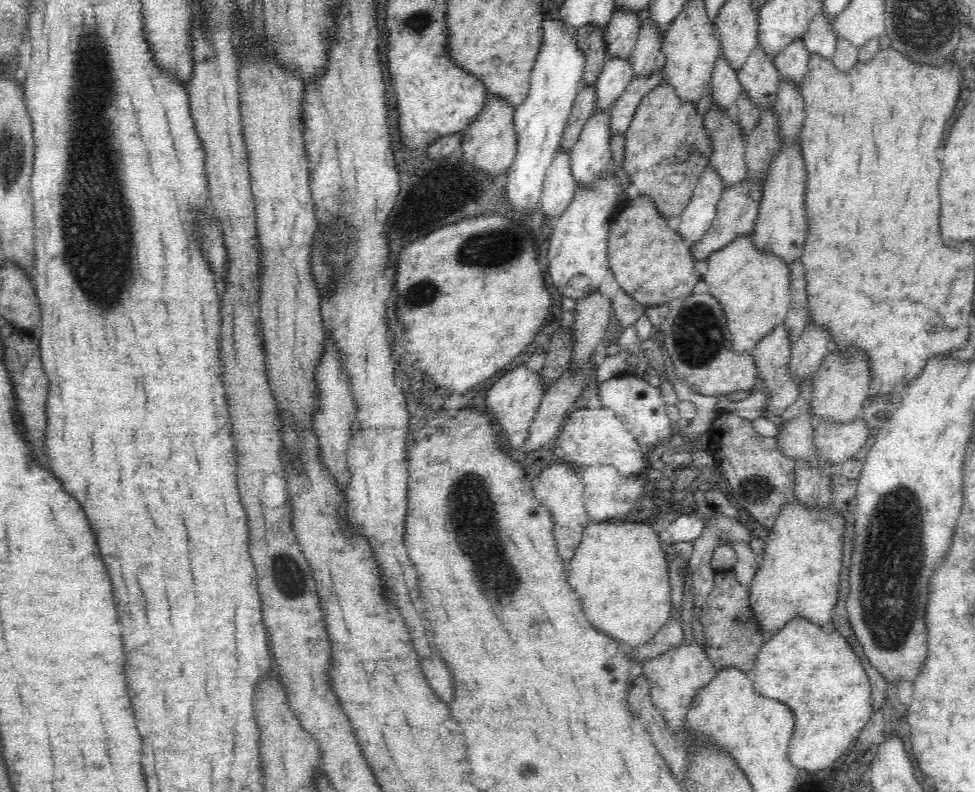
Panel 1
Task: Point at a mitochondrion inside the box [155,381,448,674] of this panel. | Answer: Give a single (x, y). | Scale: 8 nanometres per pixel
(290, 579)

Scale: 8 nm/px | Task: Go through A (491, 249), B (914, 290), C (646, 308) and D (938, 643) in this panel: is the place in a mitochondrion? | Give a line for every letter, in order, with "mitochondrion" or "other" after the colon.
A: mitochondrion
B: other
C: other
D: other

